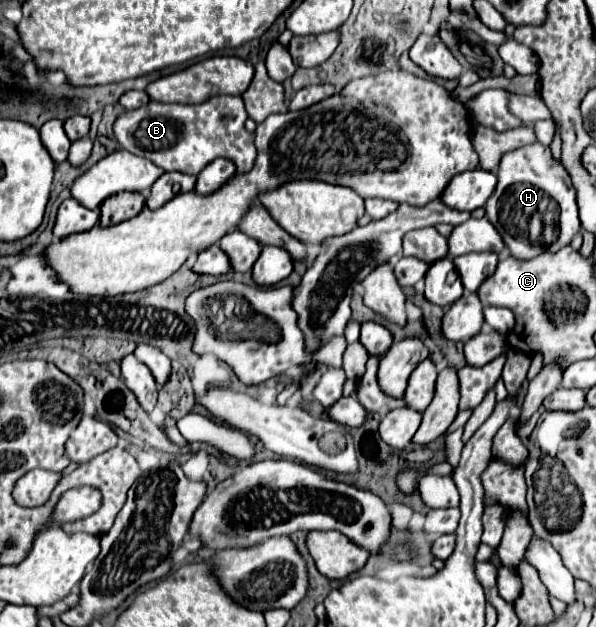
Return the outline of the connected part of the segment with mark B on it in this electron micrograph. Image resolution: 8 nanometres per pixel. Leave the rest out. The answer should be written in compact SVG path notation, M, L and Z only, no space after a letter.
M217 95L200 105L150 101L140 109L122 113L114 123L114 133L122 149L150 159L164 171L198 175L210 161L226 157L234 161L238 173L244 173L252 169L256 159L254 139L244 129L246 119L242 96Z

